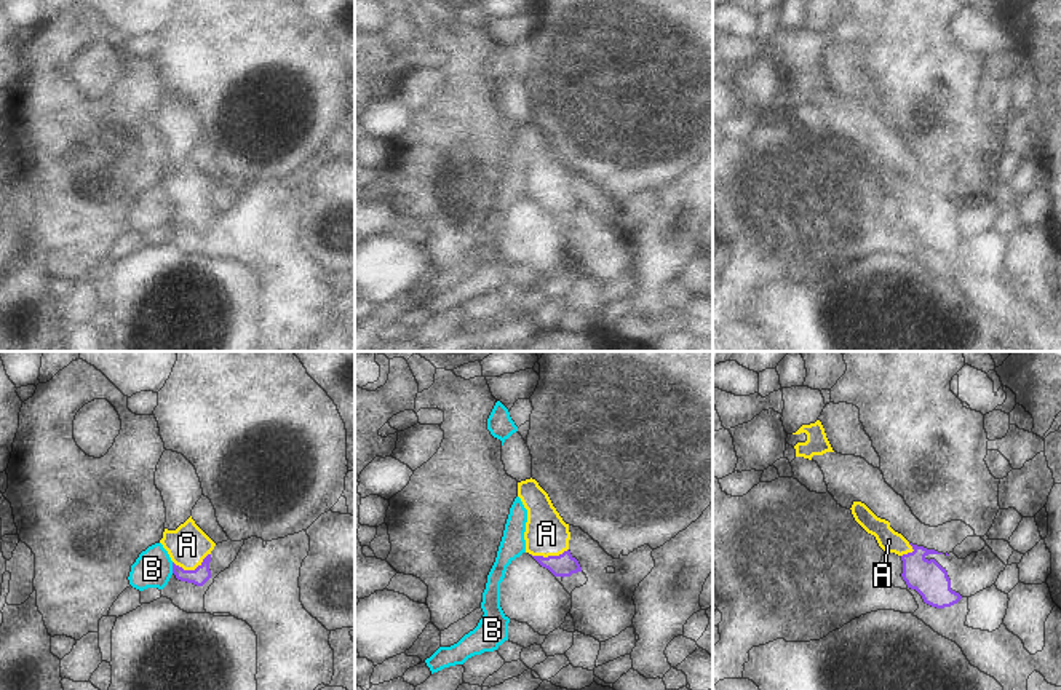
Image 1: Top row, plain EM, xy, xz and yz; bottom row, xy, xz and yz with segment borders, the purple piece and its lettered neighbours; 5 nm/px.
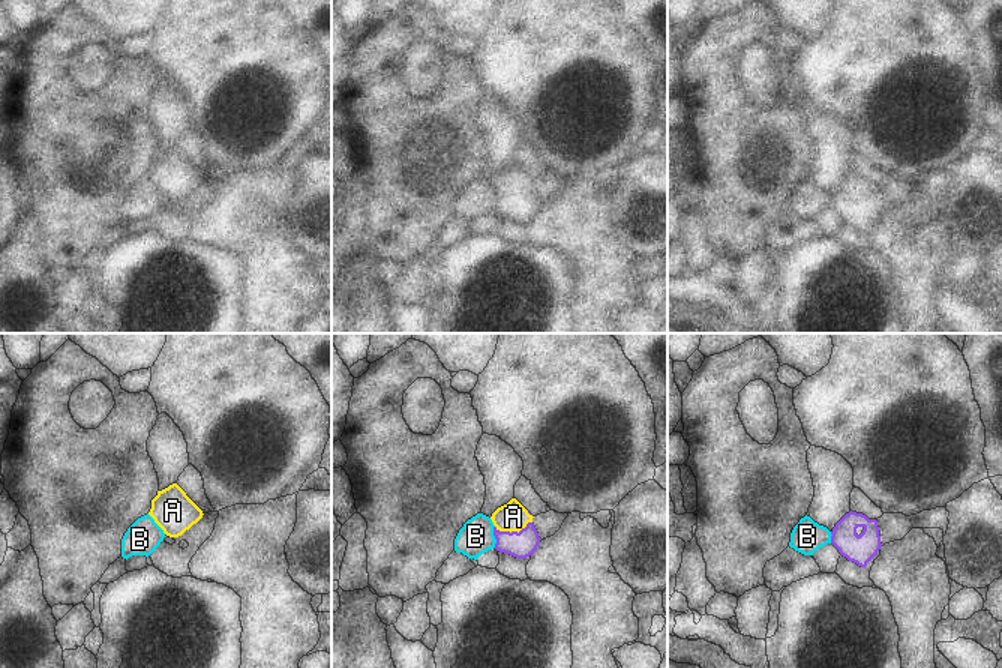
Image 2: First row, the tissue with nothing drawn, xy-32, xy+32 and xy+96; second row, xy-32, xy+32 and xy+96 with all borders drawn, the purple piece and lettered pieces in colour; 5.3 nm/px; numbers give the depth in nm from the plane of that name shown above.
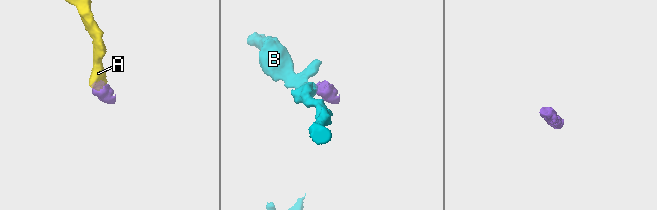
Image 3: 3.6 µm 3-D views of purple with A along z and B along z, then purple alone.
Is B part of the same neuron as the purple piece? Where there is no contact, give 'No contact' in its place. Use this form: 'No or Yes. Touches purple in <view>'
No. Touches purple in xy.

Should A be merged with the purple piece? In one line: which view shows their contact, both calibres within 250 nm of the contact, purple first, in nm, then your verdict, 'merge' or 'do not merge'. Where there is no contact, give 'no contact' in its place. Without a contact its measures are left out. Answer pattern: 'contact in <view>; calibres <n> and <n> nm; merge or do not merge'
contact in xy; calibres 90 and 200 nm; merge

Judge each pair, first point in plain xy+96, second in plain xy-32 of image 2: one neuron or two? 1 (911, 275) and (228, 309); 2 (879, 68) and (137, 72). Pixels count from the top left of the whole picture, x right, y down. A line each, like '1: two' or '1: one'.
1: two
2: two

